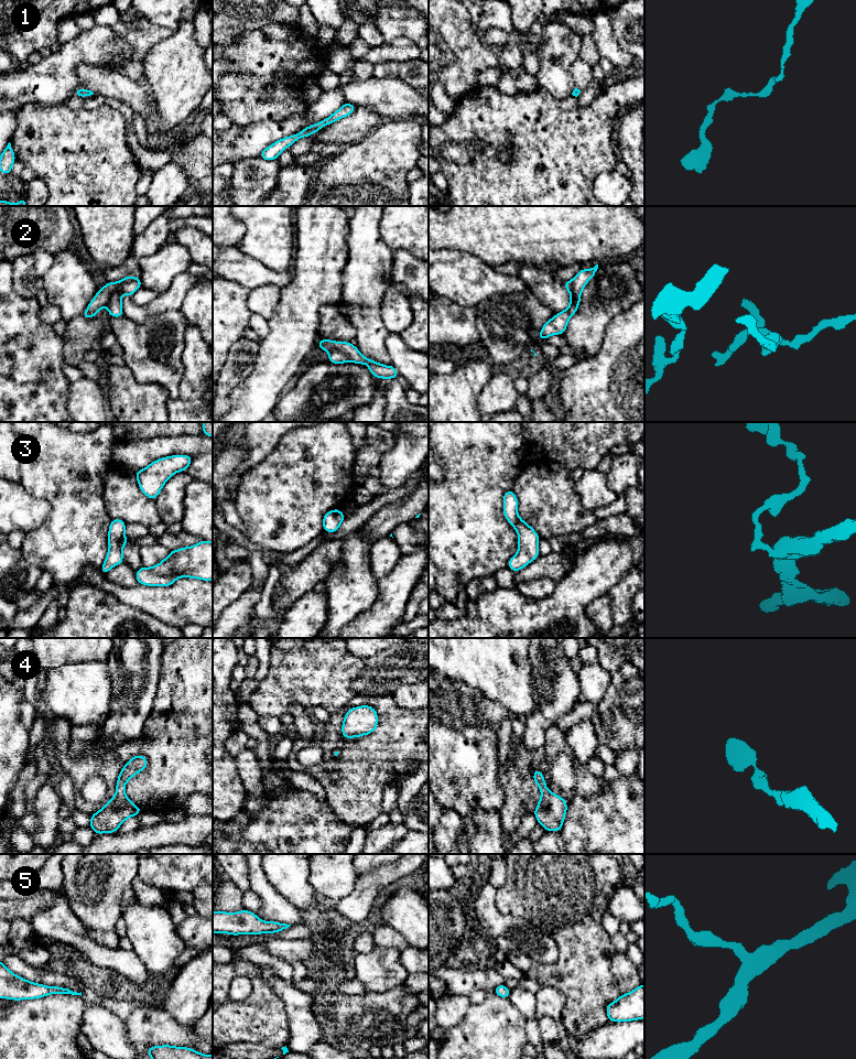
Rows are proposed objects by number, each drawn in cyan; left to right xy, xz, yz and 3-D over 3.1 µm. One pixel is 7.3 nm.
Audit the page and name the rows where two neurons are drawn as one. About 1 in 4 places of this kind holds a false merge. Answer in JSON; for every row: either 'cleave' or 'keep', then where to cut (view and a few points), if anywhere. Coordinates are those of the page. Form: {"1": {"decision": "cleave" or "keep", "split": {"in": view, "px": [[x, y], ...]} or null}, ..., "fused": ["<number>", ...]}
{"1": {"decision": "keep", "split": null}, "2": {"decision": "cleave", "split": {"in": "xz", "px": [[328, 350], [343, 350], [351, 360]]}}, "3": {"decision": "keep", "split": null}, "4": {"decision": "keep", "split": null}, "5": {"decision": "keep", "split": null}, "fused": ["2"]}

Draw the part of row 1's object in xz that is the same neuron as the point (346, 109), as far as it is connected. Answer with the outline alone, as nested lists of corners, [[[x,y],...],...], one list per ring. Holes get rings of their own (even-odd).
[[[345,102],[337,111],[333,112],[328,118],[314,123],[312,126],[302,129],[299,133],[282,138],[281,140],[275,141],[268,148],[266,148],[261,153],[260,158],[267,161],[277,160],[278,156],[283,152],[285,148],[291,147],[300,138],[310,137],[313,133],[316,133],[319,129],[324,128],[327,125],[332,125],[335,121],[345,118],[353,114],[356,110],[357,106]]]

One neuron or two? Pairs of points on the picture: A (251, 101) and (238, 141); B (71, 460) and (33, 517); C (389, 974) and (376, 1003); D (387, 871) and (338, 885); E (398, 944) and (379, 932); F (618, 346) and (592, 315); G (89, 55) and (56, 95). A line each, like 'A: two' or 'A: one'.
A: two
B: two
C: two
D: two
E: one
F: two
G: one

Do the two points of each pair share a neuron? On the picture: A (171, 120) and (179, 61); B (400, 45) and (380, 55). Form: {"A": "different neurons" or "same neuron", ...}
{"A": "same neuron", "B": "same neuron"}

